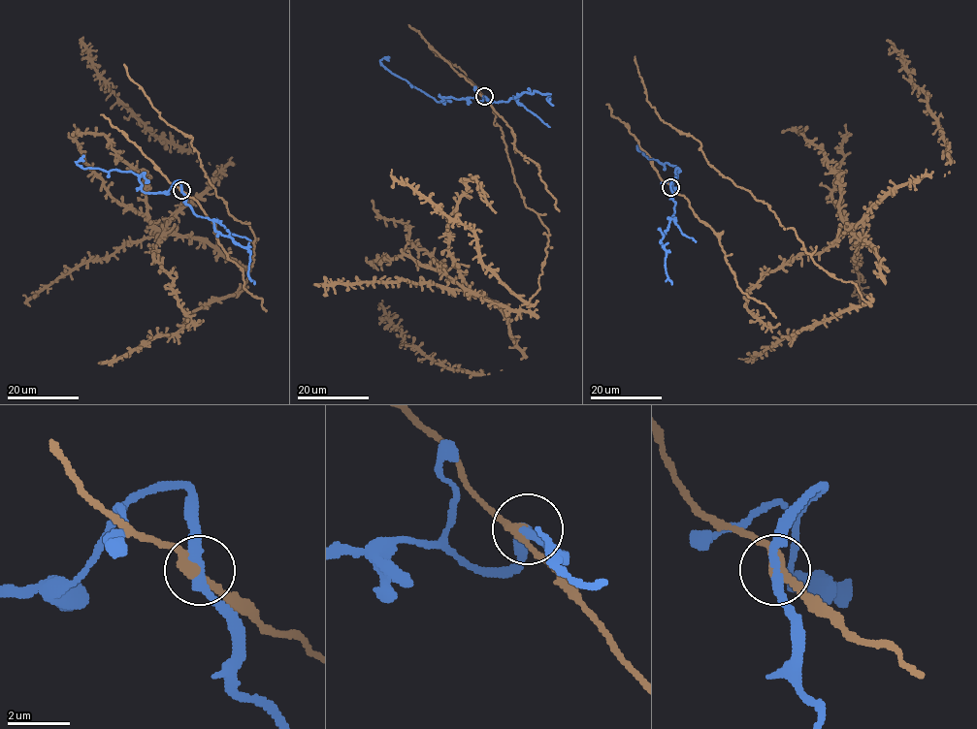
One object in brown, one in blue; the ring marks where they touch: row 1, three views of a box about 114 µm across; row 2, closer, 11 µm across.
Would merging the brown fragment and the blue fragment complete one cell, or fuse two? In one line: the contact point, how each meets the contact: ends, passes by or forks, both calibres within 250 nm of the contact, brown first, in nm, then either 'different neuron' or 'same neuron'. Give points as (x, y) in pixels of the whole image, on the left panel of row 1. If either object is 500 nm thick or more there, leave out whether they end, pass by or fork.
at (181, 190); brown passes by; blue passes by; 320 nm thick on the brown side, 280 nm on the other; different neuron

